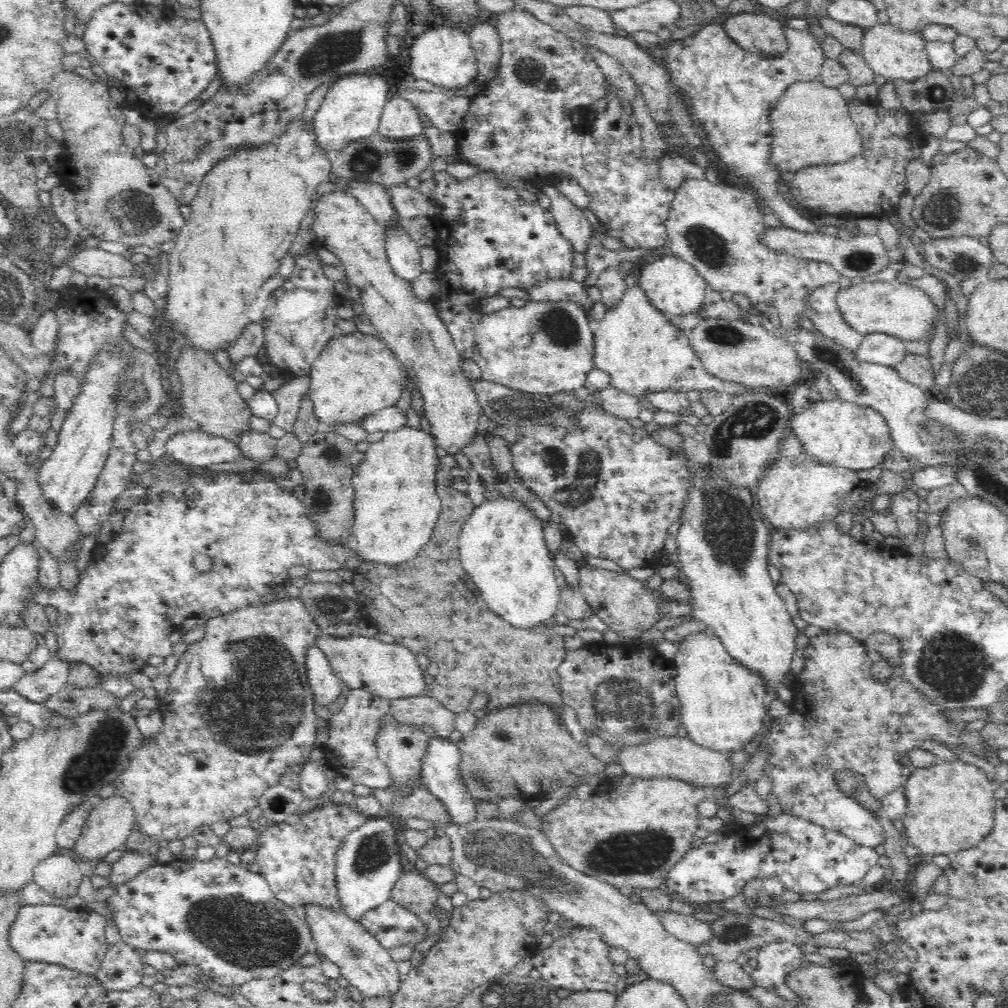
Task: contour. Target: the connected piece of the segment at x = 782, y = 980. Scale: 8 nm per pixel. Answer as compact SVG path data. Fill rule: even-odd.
M770 942L760 947L757 966L750 975L754 988L775 993L776 988L787 985L790 974L812 964L806 961L804 954L802 947L794 946L792 942Z

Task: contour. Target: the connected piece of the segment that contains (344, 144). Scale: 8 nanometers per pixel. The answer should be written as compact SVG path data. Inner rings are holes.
M381 72L339 78L339 81L329 88L316 111L312 126L316 145L327 157L347 149L353 142L374 136L379 132L381 116L389 98L388 83Z

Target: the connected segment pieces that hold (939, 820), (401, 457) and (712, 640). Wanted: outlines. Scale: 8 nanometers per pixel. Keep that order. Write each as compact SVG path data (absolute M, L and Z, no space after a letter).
M955 758L954 762L937 760L935 764L923 768L913 768L912 774L902 786L907 801L907 816L902 822L906 843L921 850L921 854L953 855L957 850L976 846L986 838L995 824L995 798L997 784L990 782L986 774L972 764L964 764Z
M413 427L402 428L396 432L387 432L381 440L373 442L371 446L365 452L365 459L354 468L354 476L352 481L355 494L354 494L354 506L355 506L355 521L353 526L353 547L351 555L356 555L363 563L380 563L380 564L400 564L404 560L412 560L415 556L420 554L420 550L428 544L428 541L432 538L433 530L441 513L441 500L436 492L436 471L440 469L438 457L436 455L435 438L432 434L428 434L420 429L414 429Z
M711 631L702 632L699 635L692 633L686 636L680 642L679 651L673 661L677 670L675 687L680 699L681 724L688 733L687 738L697 746L720 754L730 755L735 751L742 754L744 748L765 728L764 695L766 692L762 687L760 677L738 665L726 652L724 645L718 641L718 637Z

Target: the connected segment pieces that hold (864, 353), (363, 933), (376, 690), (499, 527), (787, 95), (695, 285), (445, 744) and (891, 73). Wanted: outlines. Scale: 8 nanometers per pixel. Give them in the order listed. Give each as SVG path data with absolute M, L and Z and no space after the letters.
M871 333L858 344L857 355L866 362L895 367L907 355L907 342L884 333Z
M308 905L303 913L305 913L305 922L315 938L317 949L339 966L341 978L345 978L350 985L358 988L362 996L392 996L398 990L402 981L399 978L398 963L390 957L390 953L385 948L382 948L374 935L360 925L358 920L340 911L312 905Z
M322 632L316 636L315 642L330 659L336 676L339 676L350 689L364 689L370 694L392 700L424 695L429 685L424 677L425 672L418 665L416 653L407 646L383 643L376 637L359 634L351 634L346 638L334 638Z
M512 499L484 501L463 526L460 543L462 564L488 608L514 628L532 630L559 611L561 591L554 577L557 566L550 557L542 520Z
M820 79L790 85L769 116L775 136L774 162L780 170L795 173L808 166L840 164L862 154L862 139L848 110L848 101L838 87L830 88Z
M664 252L653 258L651 263L643 264L640 273L640 287L644 290L650 305L667 317L697 313L704 308L704 298L710 287L706 280L688 263Z
M431 738L430 748L428 748L428 756L424 760L421 769L421 777L423 785L430 791L438 801L444 806L449 817L449 824L458 827L465 827L476 822L478 814L476 811L475 802L471 800L470 795L463 788L463 783L459 780L459 763L461 760L461 753L457 744L450 742L448 739Z
M878 23L864 29L860 52L876 75L883 76L887 80L916 80L933 71L925 51L926 43L920 33L902 30L890 23Z

